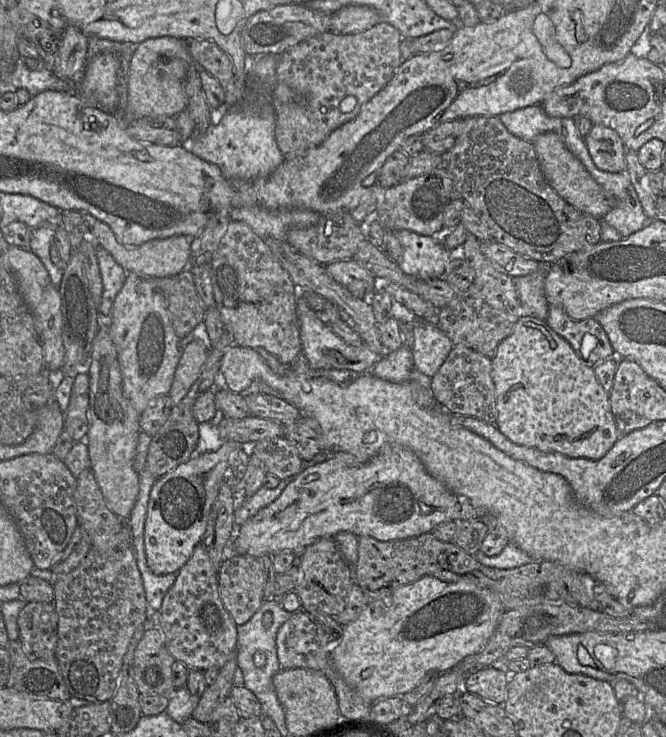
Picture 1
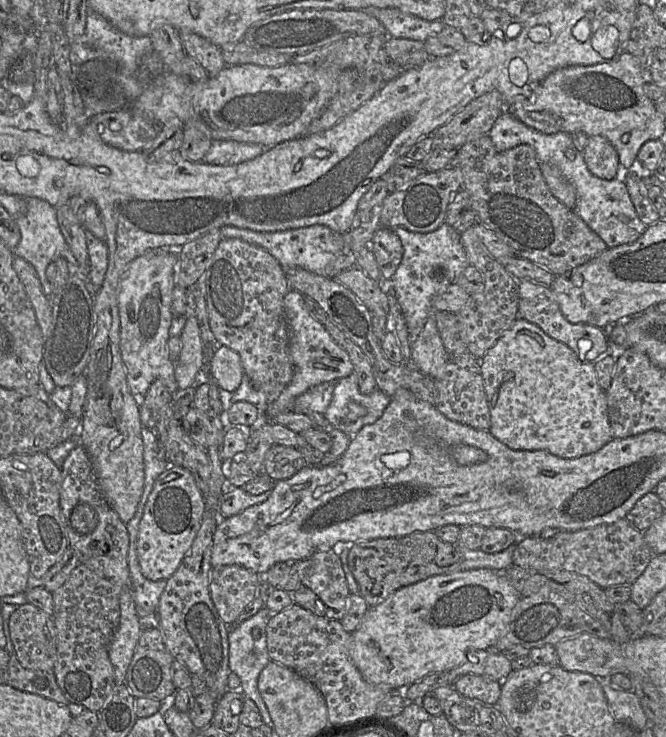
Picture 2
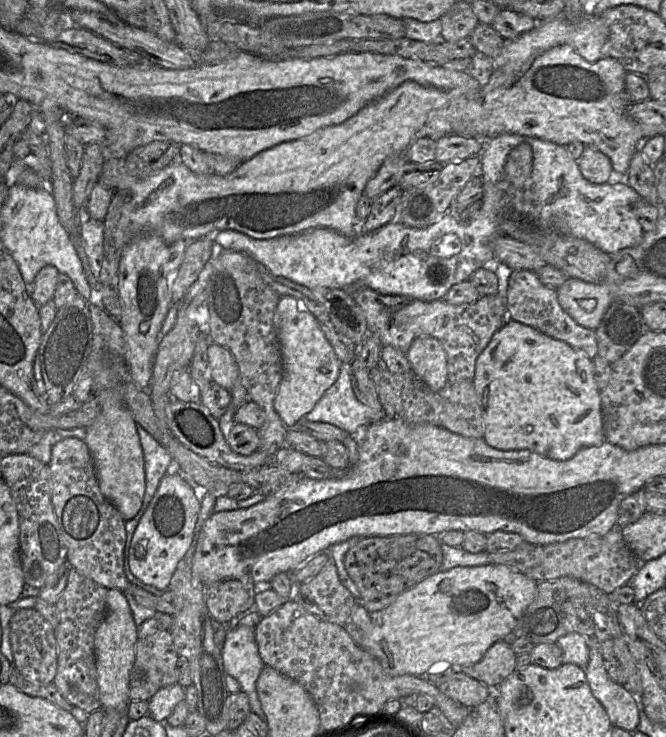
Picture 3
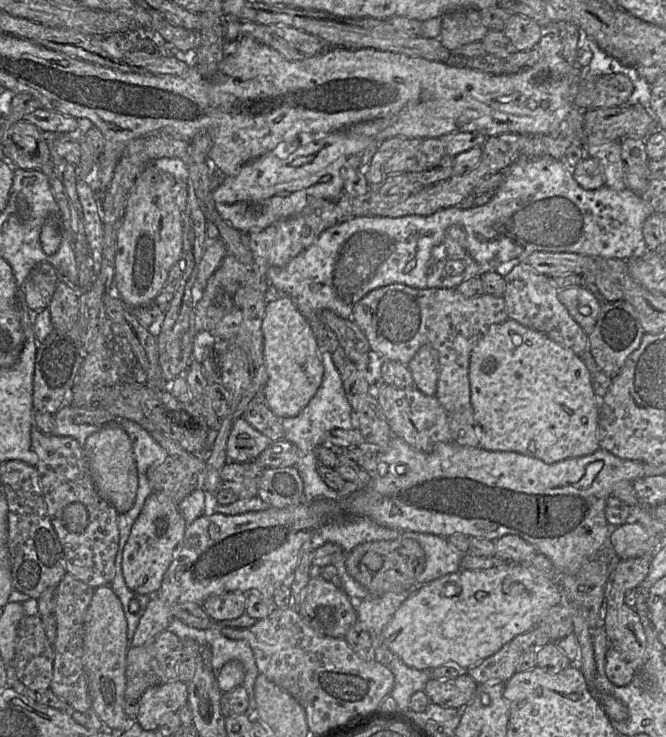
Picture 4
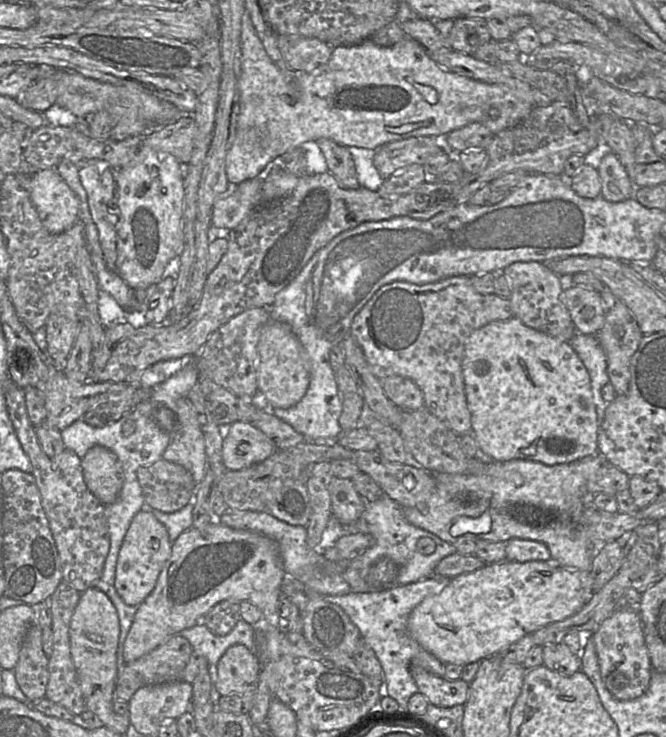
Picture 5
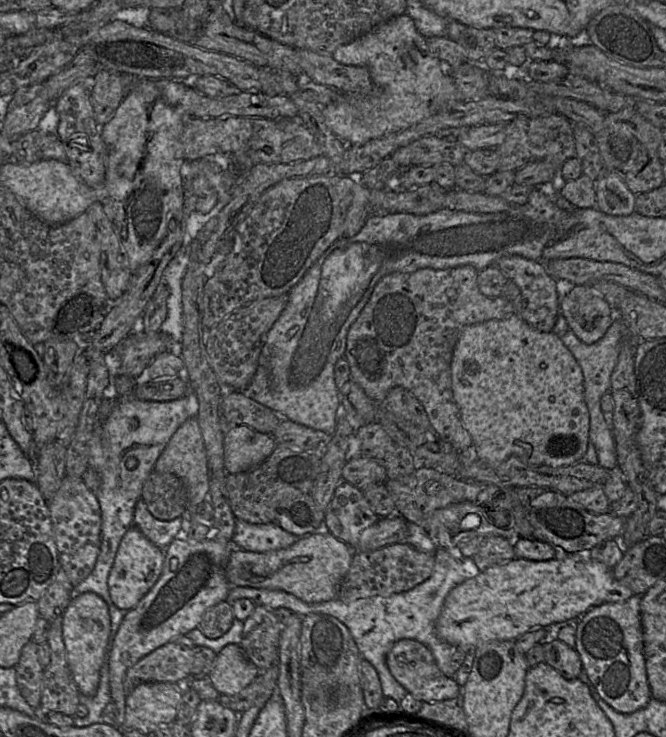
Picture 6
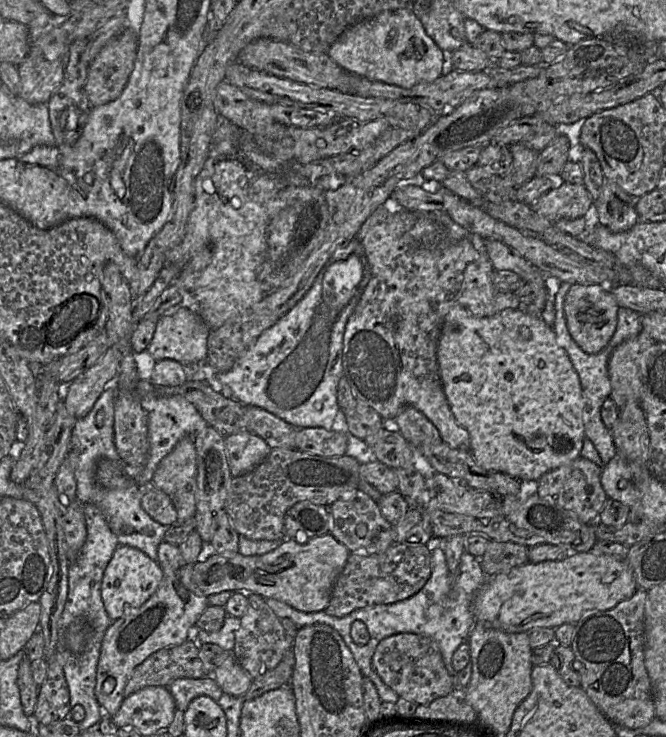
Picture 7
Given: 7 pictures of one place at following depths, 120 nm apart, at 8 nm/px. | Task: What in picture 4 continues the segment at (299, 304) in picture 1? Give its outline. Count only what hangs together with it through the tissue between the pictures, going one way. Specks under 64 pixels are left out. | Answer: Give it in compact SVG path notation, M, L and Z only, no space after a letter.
M270 295L262 321L262 333L268 374L263 389L264 402L279 419L297 416L323 380L324 367L312 328L291 298Z

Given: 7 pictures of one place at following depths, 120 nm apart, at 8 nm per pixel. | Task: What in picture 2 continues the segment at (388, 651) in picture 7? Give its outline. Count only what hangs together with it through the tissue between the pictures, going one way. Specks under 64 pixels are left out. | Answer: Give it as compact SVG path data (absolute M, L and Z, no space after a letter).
M464 674L459 676L452 686L466 697L478 699L489 705L497 705L501 695L502 681L486 675Z

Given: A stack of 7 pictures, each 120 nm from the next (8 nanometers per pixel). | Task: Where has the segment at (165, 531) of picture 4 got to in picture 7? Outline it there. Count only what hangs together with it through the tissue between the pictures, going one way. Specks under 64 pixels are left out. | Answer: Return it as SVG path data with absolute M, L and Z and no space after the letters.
M118 545L103 575L101 597L109 618L113 621L144 604L158 589L163 571L154 561L137 548Z

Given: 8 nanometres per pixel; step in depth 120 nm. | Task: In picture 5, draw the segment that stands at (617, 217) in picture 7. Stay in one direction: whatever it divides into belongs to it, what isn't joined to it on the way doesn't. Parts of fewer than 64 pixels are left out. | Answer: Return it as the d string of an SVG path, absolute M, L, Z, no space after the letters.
M607 153L600 161L598 174L601 180L601 197L609 202L621 202L632 198L636 187L626 168L613 153Z

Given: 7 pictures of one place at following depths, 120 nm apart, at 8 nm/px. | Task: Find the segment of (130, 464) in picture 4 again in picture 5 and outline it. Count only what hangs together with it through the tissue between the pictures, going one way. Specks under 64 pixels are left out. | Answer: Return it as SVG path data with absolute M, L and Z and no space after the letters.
M96 445L84 455L81 467L89 491L102 504L113 503L123 485L123 472L116 454Z

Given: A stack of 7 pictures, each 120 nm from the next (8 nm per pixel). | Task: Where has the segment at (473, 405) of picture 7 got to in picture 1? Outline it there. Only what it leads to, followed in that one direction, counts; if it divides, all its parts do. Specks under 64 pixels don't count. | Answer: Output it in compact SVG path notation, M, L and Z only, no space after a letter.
M532 316L518 319L511 334L502 340L491 358L495 386L496 427L514 444L570 458L598 460L621 437L612 413L609 394L598 381L594 368L585 365L570 344L545 322Z

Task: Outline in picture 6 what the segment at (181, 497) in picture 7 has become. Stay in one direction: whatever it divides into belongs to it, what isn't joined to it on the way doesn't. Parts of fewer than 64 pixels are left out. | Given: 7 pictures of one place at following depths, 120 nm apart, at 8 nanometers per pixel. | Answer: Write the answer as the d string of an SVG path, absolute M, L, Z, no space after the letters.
M190 416L178 427L155 462L153 471L172 473L181 479L187 492L188 510L193 510L208 499L210 477L207 454L196 416Z

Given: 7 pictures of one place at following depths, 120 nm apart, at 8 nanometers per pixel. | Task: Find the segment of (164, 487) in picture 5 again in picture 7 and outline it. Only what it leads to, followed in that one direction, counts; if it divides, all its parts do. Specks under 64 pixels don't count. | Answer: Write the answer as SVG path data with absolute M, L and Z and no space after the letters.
M152 481L138 486L141 492L141 505L145 512L164 526L173 525L177 520L177 511L170 497Z

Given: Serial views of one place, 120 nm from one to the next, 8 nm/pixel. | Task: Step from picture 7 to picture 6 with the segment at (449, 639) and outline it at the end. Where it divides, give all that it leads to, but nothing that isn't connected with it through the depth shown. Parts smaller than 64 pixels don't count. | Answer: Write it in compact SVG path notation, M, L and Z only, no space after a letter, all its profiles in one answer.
M407 522L408 535L405 543L414 548L434 554L435 564L431 576L411 590L392 594L388 597L373 596L344 603L334 599L321 603L306 603L296 596L277 589L261 589L252 587L232 587L228 602L247 598L255 605L262 605L270 610L287 608L300 616L308 614L330 615L341 621L351 633L363 659L369 661L376 669L384 697L394 699L398 704L408 693L407 690L392 676L387 664L386 655L393 645L402 639L416 640L430 649L440 671L447 677L455 679L450 660L456 647L441 640L435 630L436 621L441 613L444 600L448 593L466 579L475 576L477 569L473 569L472 559L463 559L456 552L450 552L431 539L427 530L413 522Z

